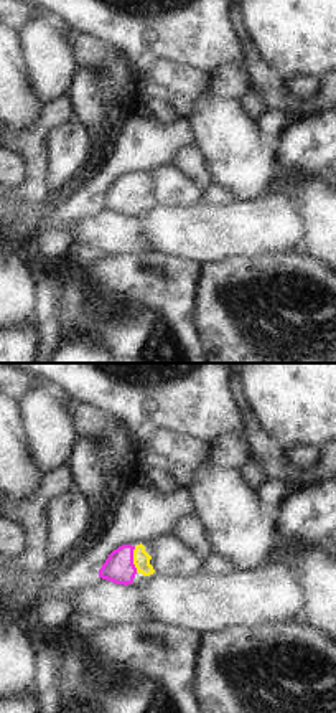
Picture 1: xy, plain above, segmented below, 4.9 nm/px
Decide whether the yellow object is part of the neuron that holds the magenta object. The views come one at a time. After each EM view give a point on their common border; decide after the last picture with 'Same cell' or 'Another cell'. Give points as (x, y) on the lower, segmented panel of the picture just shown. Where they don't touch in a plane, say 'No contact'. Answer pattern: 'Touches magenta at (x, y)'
Touches magenta at (132, 560).

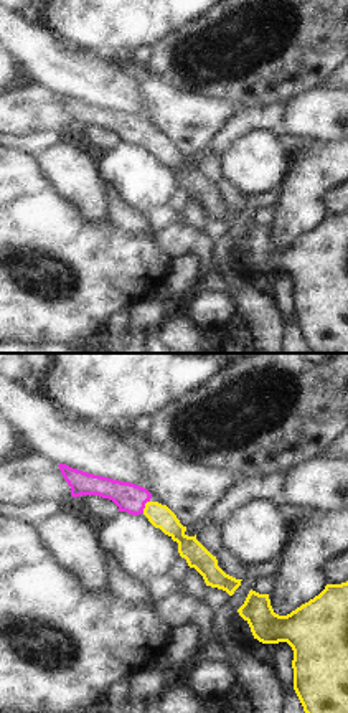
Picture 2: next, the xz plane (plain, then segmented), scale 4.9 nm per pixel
Touches magenta at (144, 507).

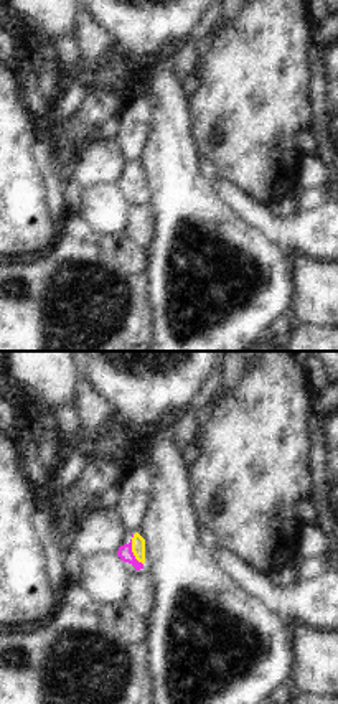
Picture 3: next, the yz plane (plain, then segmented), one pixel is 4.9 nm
Touches magenta at (131, 549).

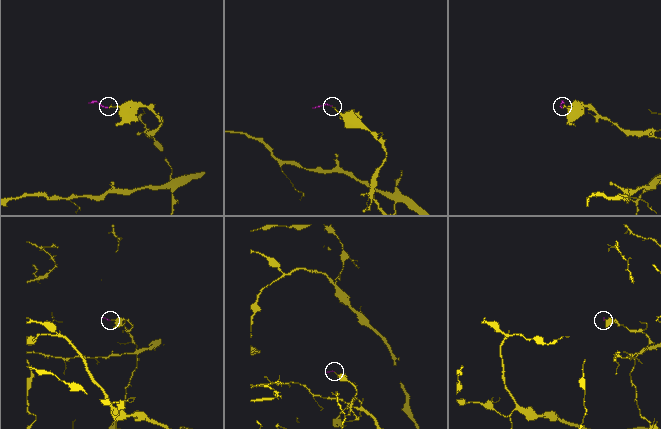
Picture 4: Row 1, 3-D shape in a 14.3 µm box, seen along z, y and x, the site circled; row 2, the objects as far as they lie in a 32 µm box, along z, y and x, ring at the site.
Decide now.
Same cell.

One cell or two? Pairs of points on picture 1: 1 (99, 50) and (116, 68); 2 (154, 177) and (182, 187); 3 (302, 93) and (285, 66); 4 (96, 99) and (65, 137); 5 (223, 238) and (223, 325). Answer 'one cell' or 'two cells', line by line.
1: one cell
2: one cell
3: two cells
4: two cells
5: two cells

